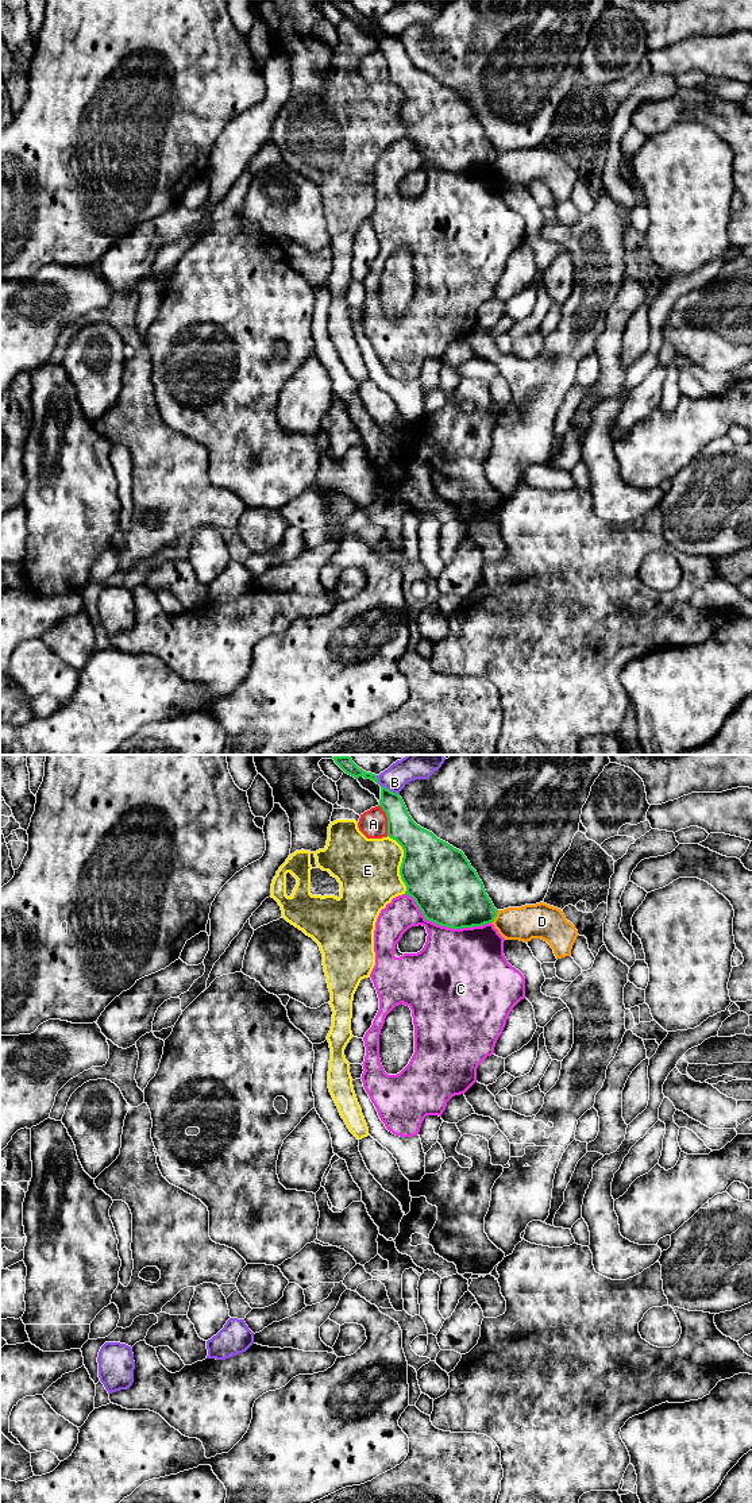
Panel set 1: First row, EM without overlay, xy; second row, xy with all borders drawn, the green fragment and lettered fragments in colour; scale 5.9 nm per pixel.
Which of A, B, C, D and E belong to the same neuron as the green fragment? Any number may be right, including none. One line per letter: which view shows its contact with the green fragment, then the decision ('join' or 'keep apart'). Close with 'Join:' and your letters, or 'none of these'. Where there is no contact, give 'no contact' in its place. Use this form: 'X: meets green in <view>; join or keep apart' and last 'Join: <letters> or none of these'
A: meets green in xy; keep apart
B: meets green in xy; keep apart
C: meets green in xy; keep apart
D: meets green in xy; keep apart
E: meets green in xy; keep apart
Join: none of these

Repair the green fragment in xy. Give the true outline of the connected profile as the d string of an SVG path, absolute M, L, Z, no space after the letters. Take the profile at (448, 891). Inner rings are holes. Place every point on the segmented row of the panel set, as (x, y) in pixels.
M381 786L387 836L404 849L400 875L425 920L462 929L490 924L498 910L464 853L417 825L400 794Z

